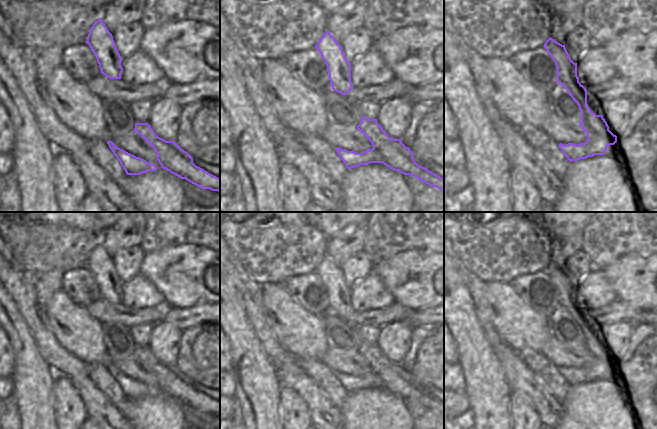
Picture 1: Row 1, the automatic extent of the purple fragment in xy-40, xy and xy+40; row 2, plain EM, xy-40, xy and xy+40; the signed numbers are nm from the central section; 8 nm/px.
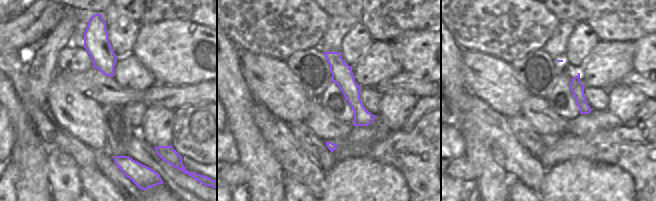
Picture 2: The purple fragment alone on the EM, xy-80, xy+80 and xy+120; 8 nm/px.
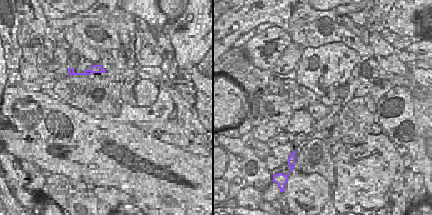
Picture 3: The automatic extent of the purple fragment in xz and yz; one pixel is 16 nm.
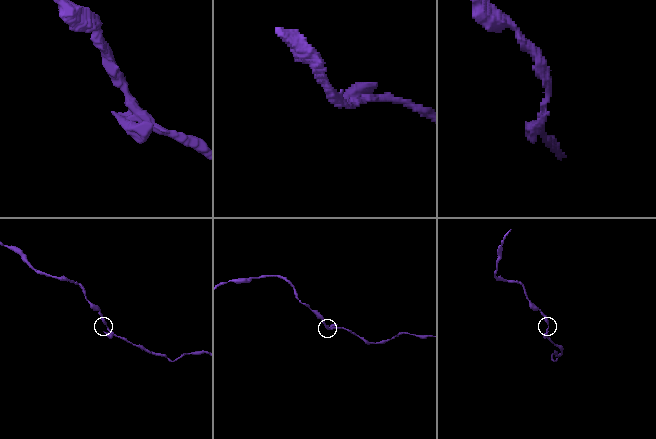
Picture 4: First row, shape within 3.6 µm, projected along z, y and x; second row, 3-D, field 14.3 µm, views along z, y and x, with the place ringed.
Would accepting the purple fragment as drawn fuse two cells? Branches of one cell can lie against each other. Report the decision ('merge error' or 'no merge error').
merge error

